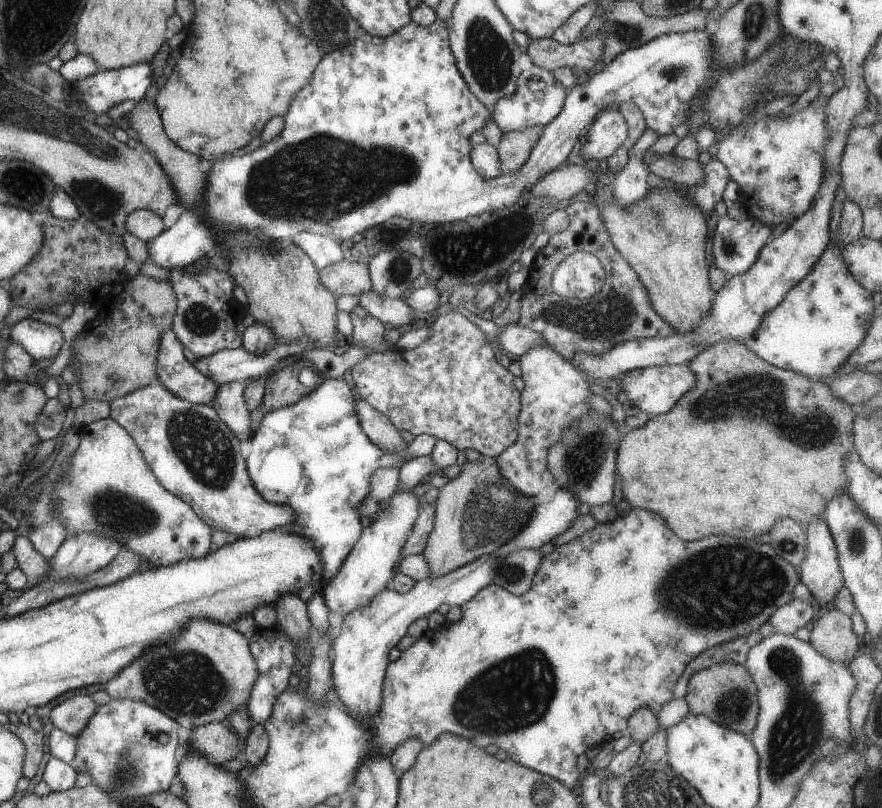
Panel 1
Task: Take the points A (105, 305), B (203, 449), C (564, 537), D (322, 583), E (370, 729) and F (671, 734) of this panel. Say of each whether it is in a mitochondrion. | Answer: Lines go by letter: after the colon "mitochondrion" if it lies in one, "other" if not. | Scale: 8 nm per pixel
A: other
B: mitochondrion
C: other
D: other
E: other
F: other

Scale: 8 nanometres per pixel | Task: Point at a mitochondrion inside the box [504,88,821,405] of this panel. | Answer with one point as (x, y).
(604, 319)

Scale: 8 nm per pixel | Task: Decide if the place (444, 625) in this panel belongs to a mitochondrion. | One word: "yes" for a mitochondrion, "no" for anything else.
no

